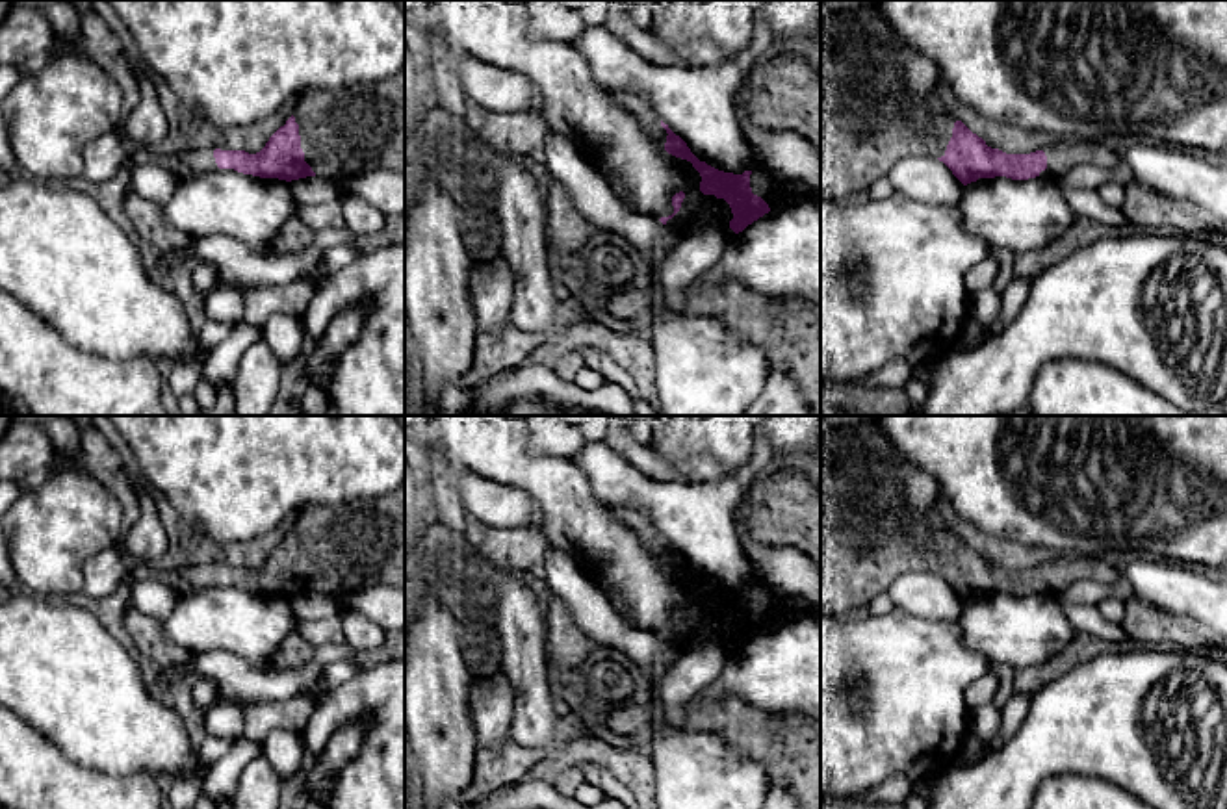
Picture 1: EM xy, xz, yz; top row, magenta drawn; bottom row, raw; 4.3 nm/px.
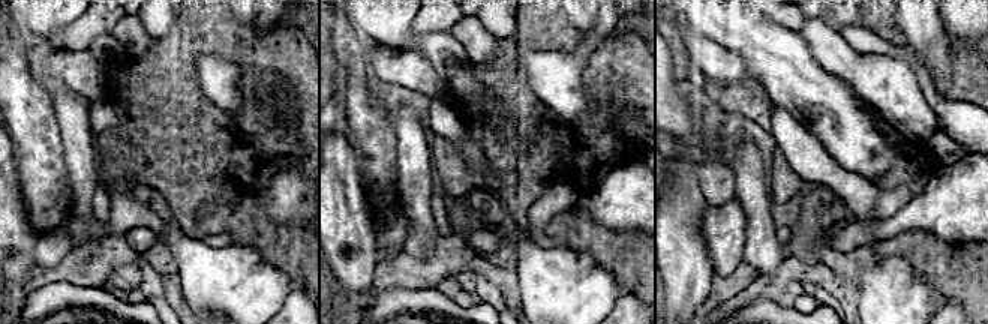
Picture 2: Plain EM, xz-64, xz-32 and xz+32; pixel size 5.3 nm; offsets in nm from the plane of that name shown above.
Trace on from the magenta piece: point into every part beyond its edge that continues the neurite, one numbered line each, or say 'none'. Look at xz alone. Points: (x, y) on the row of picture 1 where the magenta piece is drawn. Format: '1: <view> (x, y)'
1: xz (630, 101)

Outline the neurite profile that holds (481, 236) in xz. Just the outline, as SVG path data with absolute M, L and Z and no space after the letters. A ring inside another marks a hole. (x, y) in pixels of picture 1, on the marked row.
M462 213L460 236L473 262L490 262L501 254L501 225L497 217Z

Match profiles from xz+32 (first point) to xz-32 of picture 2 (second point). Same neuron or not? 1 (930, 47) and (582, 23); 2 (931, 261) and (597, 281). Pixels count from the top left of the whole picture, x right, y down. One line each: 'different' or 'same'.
1: same
2: different

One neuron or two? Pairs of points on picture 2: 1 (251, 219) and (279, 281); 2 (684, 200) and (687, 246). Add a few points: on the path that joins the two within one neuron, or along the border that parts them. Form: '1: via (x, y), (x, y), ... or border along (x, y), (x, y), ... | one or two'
1: border along (239, 246), (255, 248), (279, 267), (294, 287) | two
2: via (684, 212), (684, 234) | one

